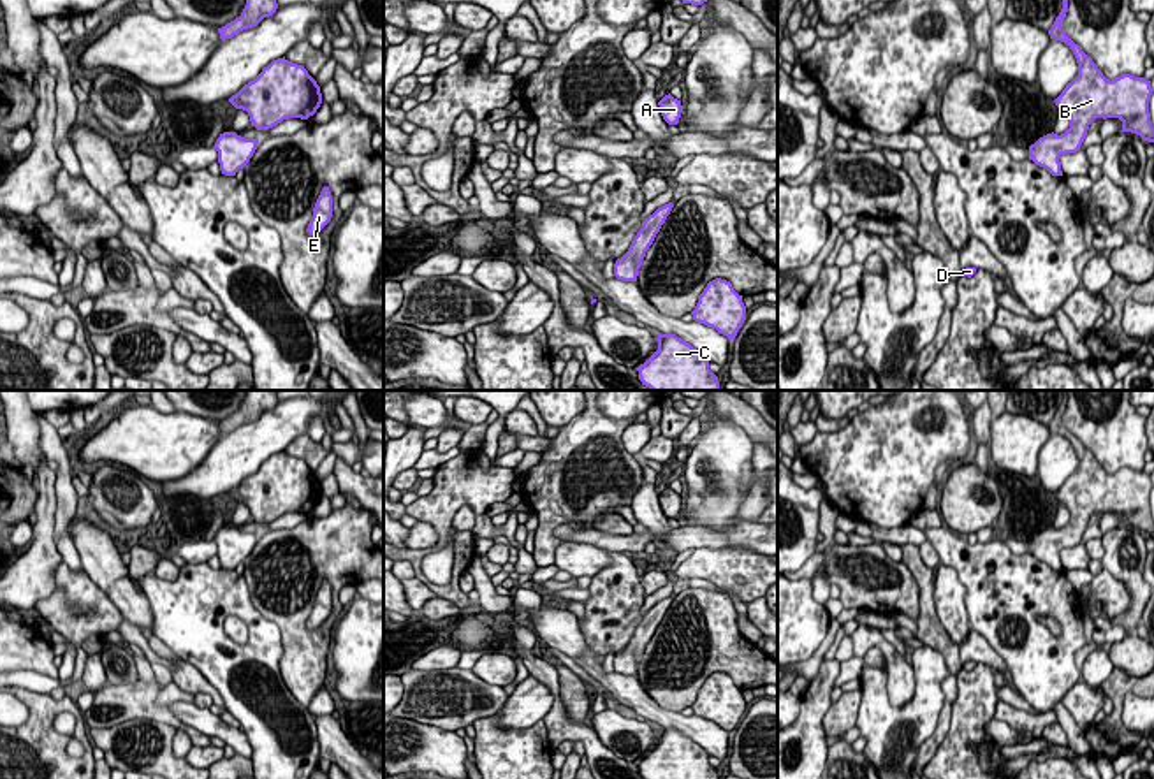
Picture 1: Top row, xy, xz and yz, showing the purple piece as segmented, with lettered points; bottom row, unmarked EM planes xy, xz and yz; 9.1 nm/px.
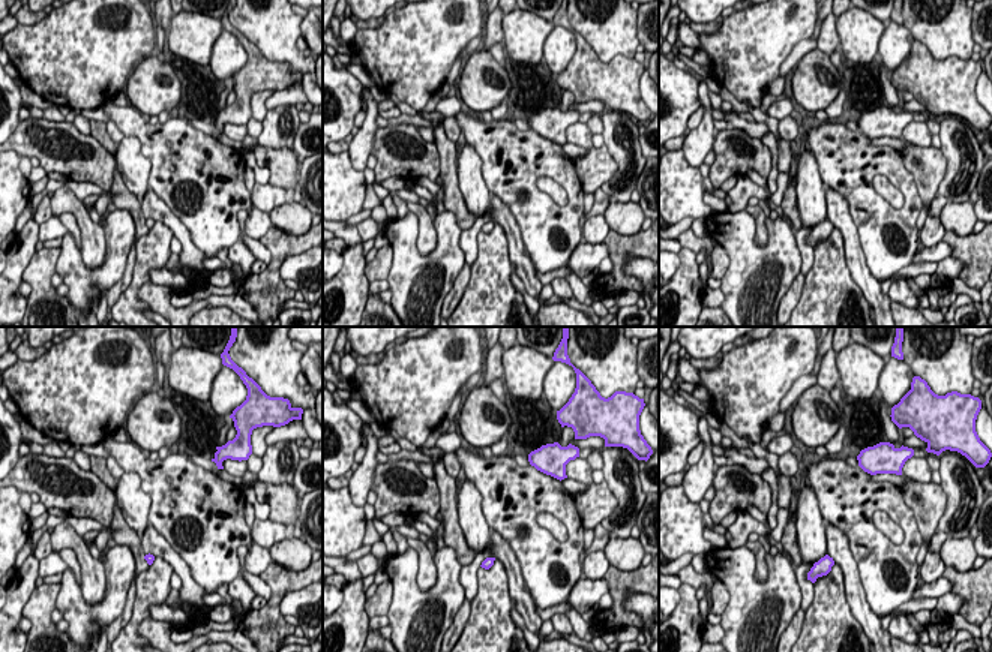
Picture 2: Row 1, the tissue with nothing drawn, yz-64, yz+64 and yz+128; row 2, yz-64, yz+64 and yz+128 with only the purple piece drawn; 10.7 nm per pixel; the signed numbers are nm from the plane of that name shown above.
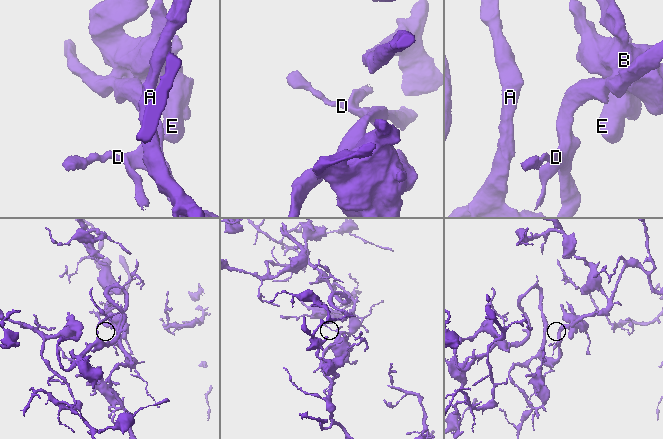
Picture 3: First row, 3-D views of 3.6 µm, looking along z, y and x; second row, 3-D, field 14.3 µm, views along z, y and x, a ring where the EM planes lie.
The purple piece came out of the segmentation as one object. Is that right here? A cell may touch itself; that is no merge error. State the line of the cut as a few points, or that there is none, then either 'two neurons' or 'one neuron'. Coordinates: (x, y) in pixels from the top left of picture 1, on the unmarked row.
cut none; one neuron

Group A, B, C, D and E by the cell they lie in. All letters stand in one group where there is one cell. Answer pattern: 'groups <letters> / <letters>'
groups A B C D E

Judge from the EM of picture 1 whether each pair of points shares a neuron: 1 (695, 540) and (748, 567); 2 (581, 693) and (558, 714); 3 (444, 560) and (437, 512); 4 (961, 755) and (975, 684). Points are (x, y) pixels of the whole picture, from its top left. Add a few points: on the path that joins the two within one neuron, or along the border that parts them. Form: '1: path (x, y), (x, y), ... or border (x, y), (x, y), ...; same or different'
1: border (695, 547), (753, 549); different
2: border (556, 667), (558, 695), (565, 713), (583, 723); different
3: border (451, 540), (452, 577), (445, 584), (431, 584); different
4: path (964, 737), (975, 702); same

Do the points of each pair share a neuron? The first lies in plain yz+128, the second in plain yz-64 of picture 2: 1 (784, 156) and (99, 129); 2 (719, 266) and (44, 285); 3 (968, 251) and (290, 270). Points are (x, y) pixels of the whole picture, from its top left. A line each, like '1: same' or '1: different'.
1: same
2: same
3: different

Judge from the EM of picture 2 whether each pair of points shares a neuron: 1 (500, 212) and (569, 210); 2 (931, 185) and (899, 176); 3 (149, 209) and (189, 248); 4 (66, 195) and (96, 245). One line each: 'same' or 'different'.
1: different
2: different
3: same
4: same

